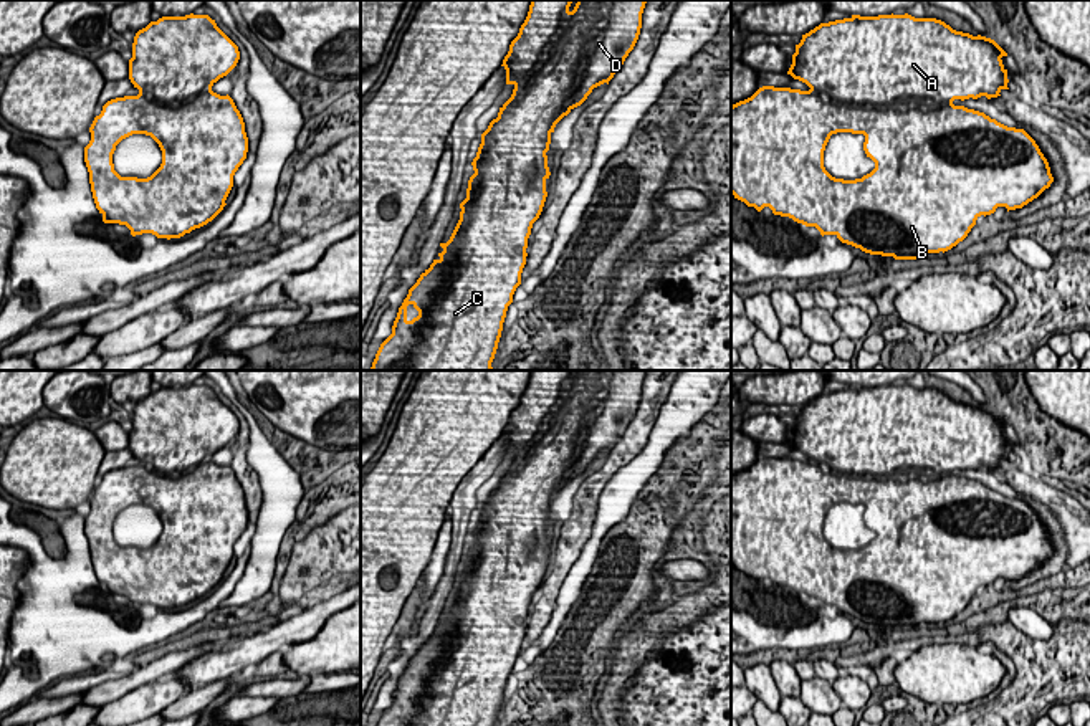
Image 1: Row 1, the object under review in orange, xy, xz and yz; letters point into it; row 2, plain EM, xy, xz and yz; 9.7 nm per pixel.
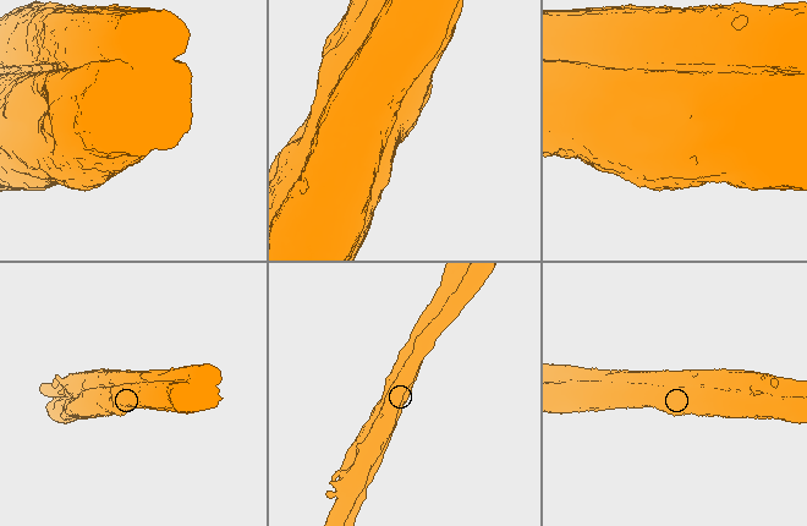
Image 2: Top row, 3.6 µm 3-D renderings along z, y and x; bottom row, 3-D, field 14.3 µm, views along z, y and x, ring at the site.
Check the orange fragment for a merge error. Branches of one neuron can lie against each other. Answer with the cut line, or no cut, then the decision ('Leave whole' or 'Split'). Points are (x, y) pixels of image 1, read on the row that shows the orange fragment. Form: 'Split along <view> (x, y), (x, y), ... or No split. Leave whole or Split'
Split along xz (606, 0), (602, 19), (573, 66), (576, 85), (549, 131). Split

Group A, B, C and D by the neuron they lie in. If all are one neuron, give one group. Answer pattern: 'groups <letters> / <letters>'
groups A C / B D

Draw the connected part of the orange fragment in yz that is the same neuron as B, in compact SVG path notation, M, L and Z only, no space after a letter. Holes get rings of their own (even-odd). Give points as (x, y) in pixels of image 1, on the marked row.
M763 86L751 98L731 106L731 193L734 198L744 202L748 207L754 207L758 212L769 207L774 215L789 217L806 227L815 227L822 236L835 235L842 243L860 248L870 255L893 256L895 260L921 260L928 253L944 253L968 236L981 215L991 215L997 207L1006 207L1007 212L1022 208L1037 198L1045 189L1049 189L1052 182L1054 177L1050 174L1047 159L1040 152L1035 141L1024 129L1007 127L996 119L991 119L984 112L968 109L964 106L954 106L951 101L926 106L921 98L903 94L887 104L855 104L839 101L829 93L815 91L812 88L809 91L801 91L791 88ZM837 132L865 136L863 150L867 157L875 162L875 169L870 174L863 175L862 179L844 180L832 177L825 170L824 150L830 136Z

